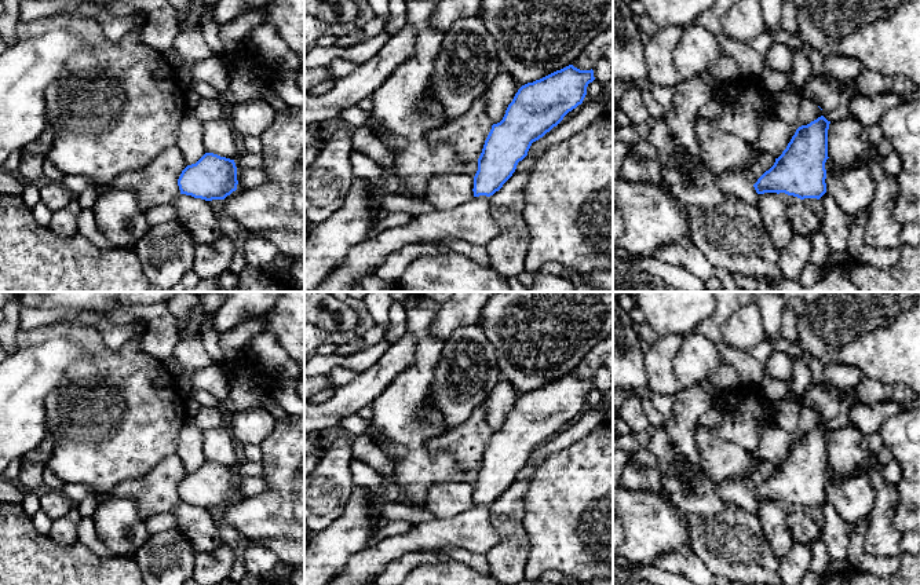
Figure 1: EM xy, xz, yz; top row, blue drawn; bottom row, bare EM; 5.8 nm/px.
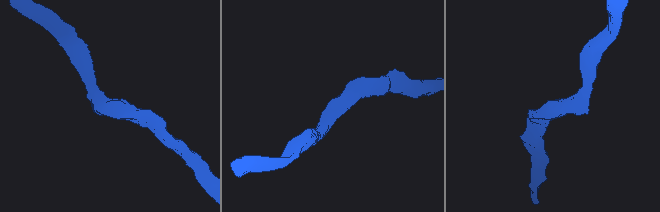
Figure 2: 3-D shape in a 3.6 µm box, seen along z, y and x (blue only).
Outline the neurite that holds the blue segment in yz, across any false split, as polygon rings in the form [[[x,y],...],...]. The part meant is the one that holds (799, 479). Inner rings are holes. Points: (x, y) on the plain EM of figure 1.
[[[824,424],[802,434],[796,438],[791,450],[782,462],[775,467],[774,474],[766,479],[753,493],[757,502],[764,501],[785,501],[788,504],[819,508],[826,501],[826,478],[825,471],[828,465],[828,438],[830,429]]]

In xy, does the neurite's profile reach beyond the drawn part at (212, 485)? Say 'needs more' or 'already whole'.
already whole

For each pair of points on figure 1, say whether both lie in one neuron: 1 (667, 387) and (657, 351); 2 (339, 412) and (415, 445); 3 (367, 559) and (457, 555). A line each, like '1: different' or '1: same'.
1: same
2: different
3: different

